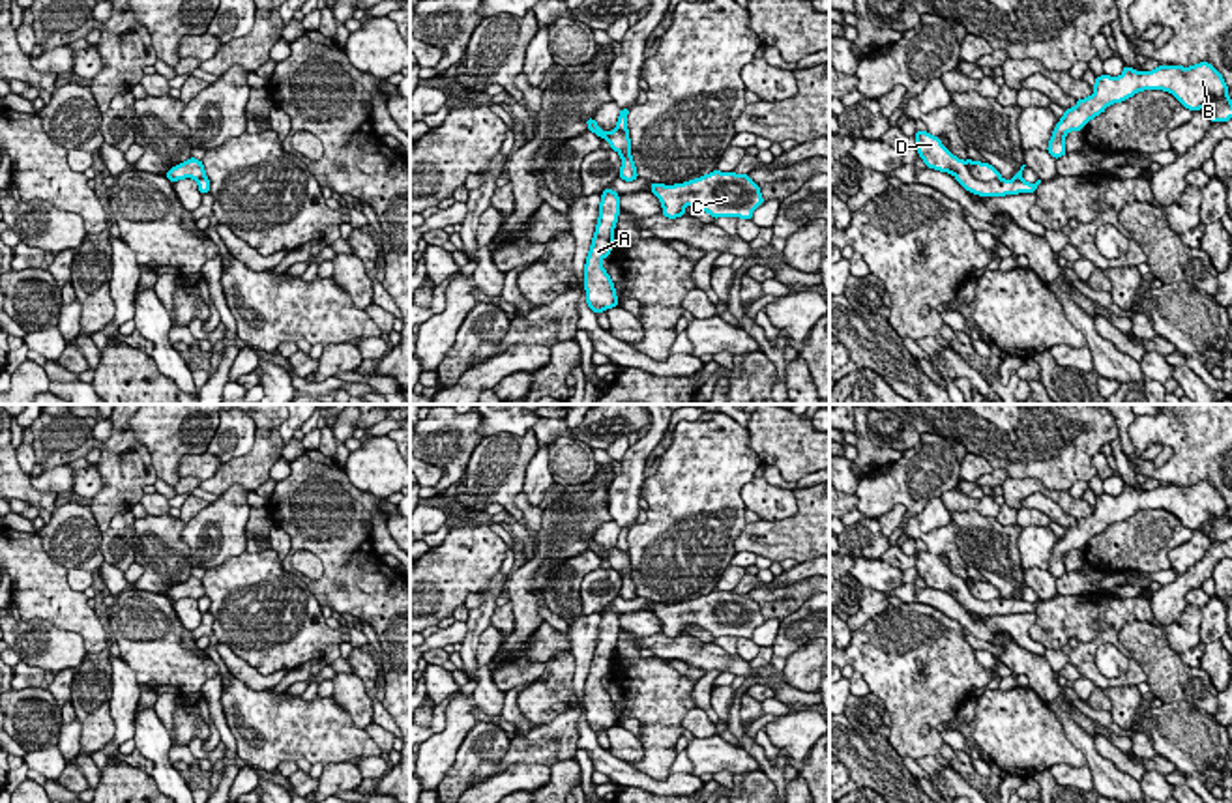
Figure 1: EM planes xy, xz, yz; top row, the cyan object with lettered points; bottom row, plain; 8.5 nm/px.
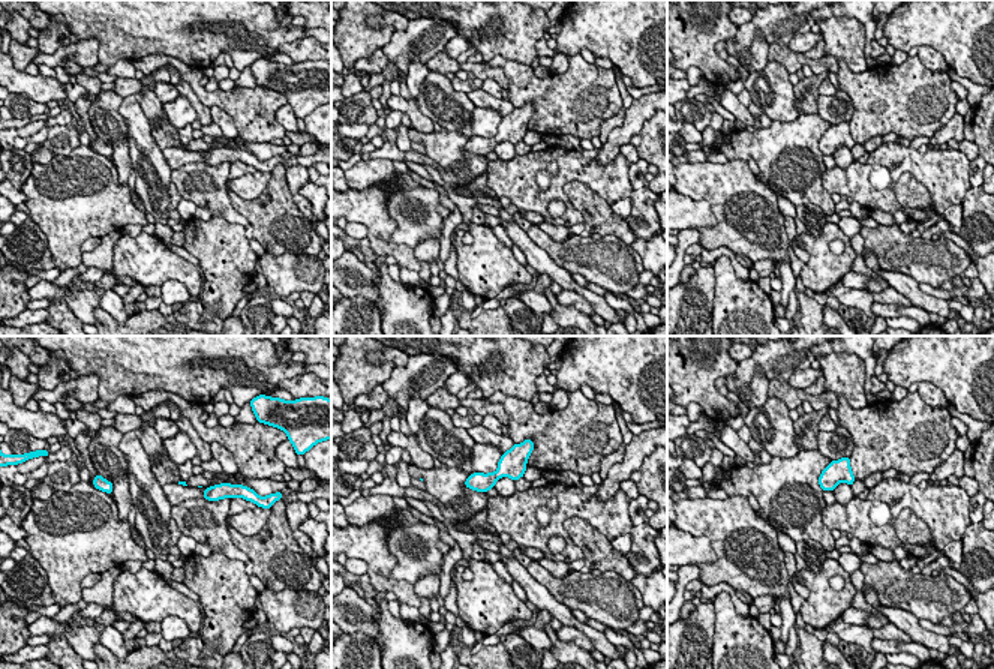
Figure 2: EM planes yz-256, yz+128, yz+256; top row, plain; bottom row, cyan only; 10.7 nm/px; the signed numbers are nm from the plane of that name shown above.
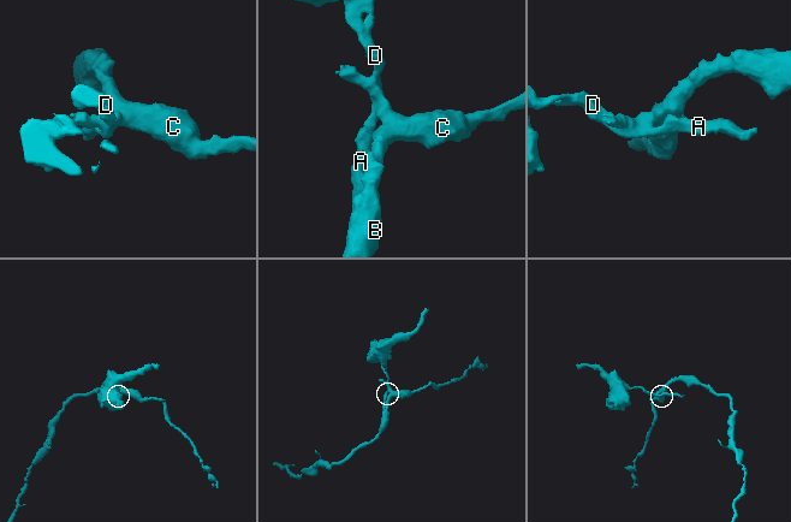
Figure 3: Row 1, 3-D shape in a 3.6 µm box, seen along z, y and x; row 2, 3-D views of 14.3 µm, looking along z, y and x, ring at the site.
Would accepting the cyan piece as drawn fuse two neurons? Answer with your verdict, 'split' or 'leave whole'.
split

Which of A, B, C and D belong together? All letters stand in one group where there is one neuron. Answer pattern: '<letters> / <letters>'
A D / B C

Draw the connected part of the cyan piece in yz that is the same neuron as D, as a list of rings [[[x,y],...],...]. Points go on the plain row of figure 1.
[[[916,550],[916,569],[917,575],[925,580],[929,588],[936,588],[947,593],[953,593],[955,599],[968,608],[974,614],[981,616],[1004,616],[1004,614],[1017,614],[1017,612],[1034,612],[1041,599],[1035,603],[1028,603],[1024,599],[990,599],[990,601],[981,601],[975,599],[968,586],[966,580],[955,577],[942,562],[938,556],[927,552],[927,550]]]

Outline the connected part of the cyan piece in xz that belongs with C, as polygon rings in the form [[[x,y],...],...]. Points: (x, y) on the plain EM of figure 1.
[[[719,591],[704,593],[697,599],[663,605],[652,601],[652,612],[661,620],[668,638],[687,635],[685,625],[697,625],[717,636],[753,638],[753,629],[762,625],[760,606],[747,593]]]

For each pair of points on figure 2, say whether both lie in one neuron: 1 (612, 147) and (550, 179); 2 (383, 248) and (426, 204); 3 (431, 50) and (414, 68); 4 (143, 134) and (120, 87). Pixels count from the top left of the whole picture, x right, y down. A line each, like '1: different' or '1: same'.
1: different
2: different
3: different
4: different

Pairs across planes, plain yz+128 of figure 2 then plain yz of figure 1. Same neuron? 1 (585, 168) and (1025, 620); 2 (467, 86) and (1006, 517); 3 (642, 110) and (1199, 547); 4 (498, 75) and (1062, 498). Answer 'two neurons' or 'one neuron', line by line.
1: two neurons
2: two neurons
3: two neurons
4: two neurons

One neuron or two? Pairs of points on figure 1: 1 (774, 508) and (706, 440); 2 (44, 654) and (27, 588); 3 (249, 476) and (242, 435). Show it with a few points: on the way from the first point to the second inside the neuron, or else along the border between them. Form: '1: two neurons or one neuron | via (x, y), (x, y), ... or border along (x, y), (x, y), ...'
1: two neurons | border along (753, 476), (742, 489), (746, 508)
2: two neurons | border along (21, 618), (49, 620), (75, 633)
3: two neurons | border along (255, 423), (253, 446), (246, 453), (223, 463)

